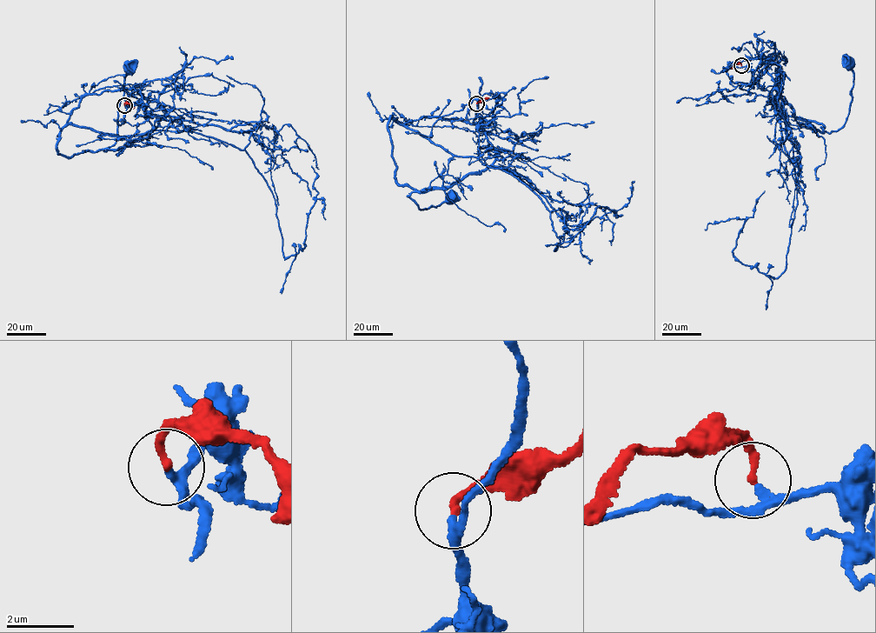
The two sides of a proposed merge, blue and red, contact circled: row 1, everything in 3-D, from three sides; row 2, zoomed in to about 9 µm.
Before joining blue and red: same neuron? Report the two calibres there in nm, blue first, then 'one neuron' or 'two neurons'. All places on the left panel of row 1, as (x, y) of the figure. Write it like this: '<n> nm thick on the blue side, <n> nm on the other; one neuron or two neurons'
220 nm thick on the blue side, 220 nm on the other; one neuron

